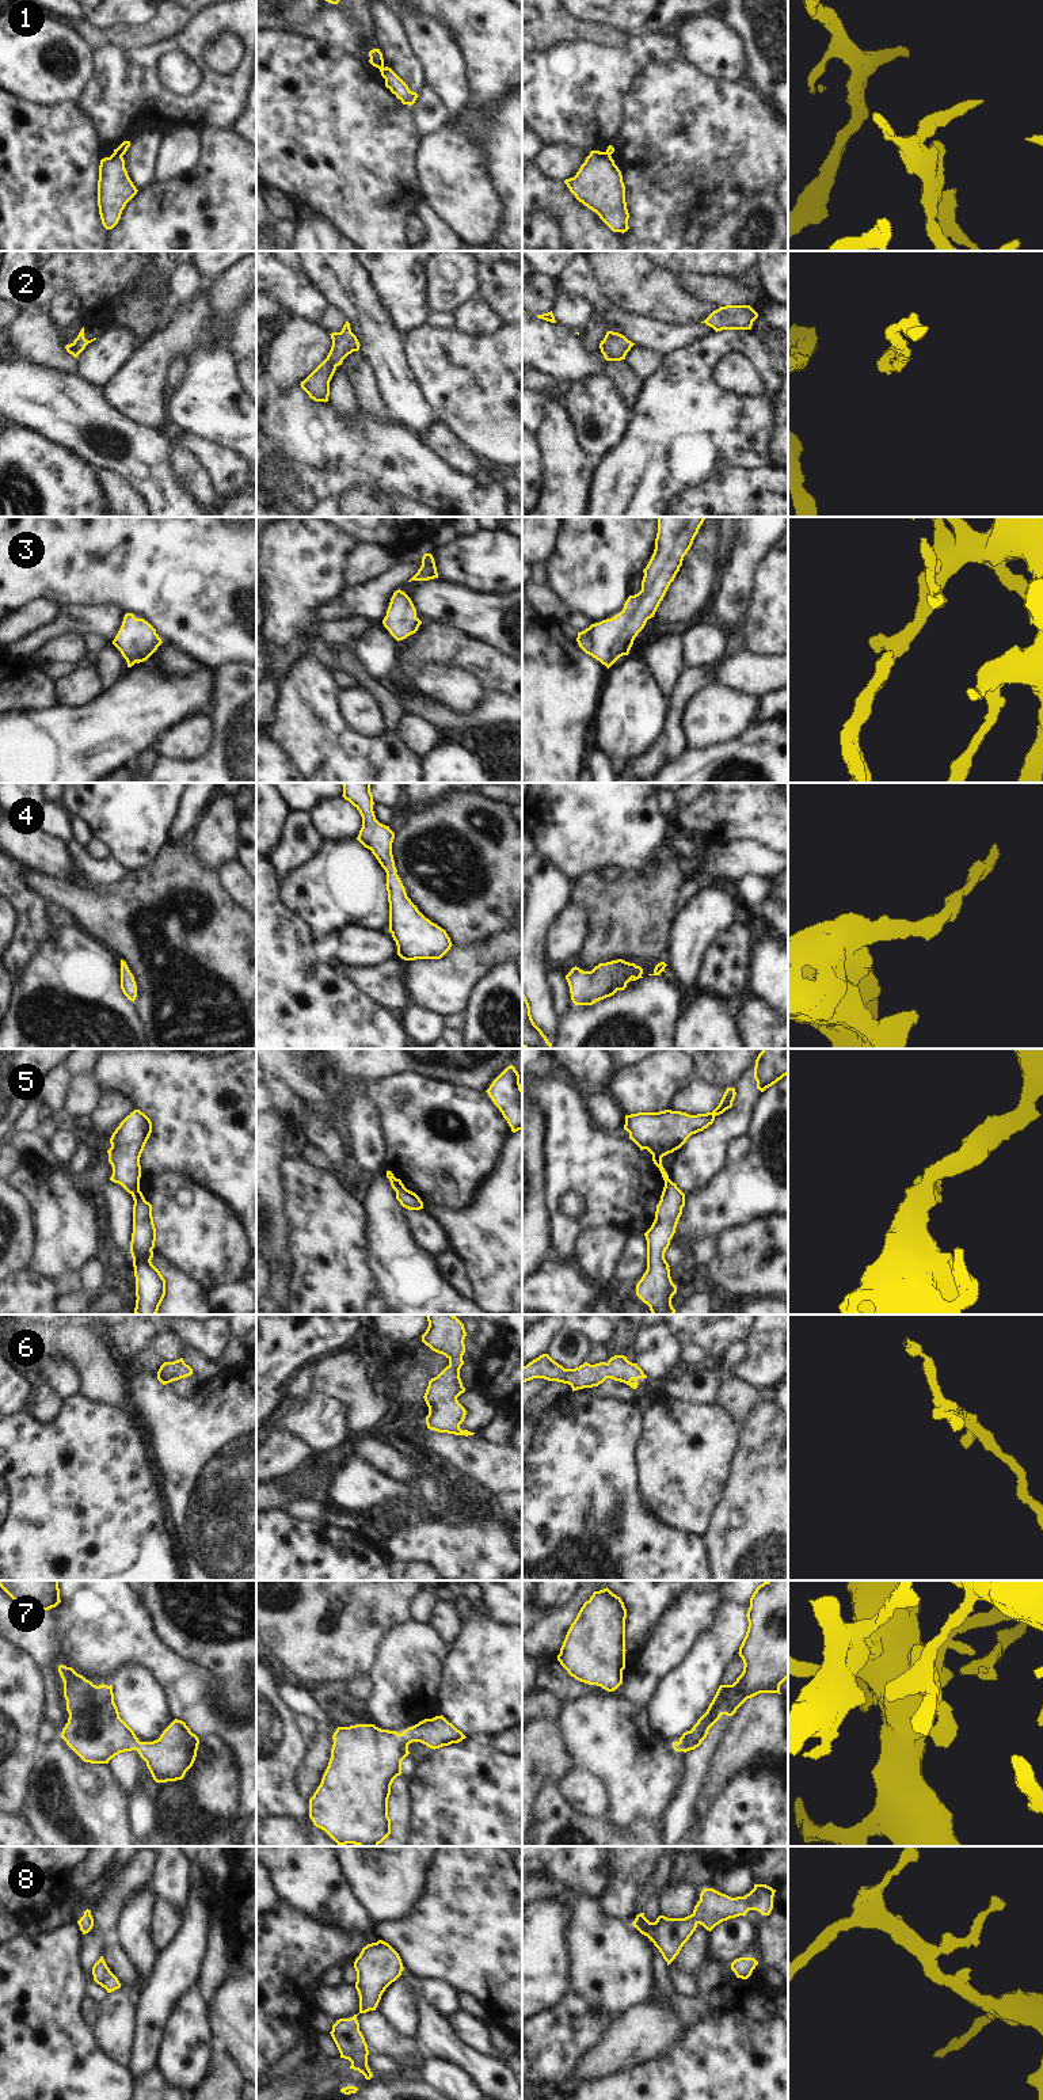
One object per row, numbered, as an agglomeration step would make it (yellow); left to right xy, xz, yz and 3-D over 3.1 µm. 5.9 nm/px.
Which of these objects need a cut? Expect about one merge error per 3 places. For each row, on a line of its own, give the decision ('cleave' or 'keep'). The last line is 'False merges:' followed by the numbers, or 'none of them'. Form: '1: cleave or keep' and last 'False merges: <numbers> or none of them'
1: cleave
2: keep
3: keep
4: keep
5: keep
6: keep
7: keep
8: keep
False merges: 1

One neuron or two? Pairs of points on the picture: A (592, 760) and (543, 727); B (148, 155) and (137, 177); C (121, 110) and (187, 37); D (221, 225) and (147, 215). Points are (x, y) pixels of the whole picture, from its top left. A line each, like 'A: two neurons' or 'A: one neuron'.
A: two neurons
B: one neuron
C: one neuron
D: one neuron

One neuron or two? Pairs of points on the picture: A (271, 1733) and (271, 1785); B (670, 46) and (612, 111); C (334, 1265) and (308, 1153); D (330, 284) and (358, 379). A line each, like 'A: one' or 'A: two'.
A: one
B: one
C: two
D: two

